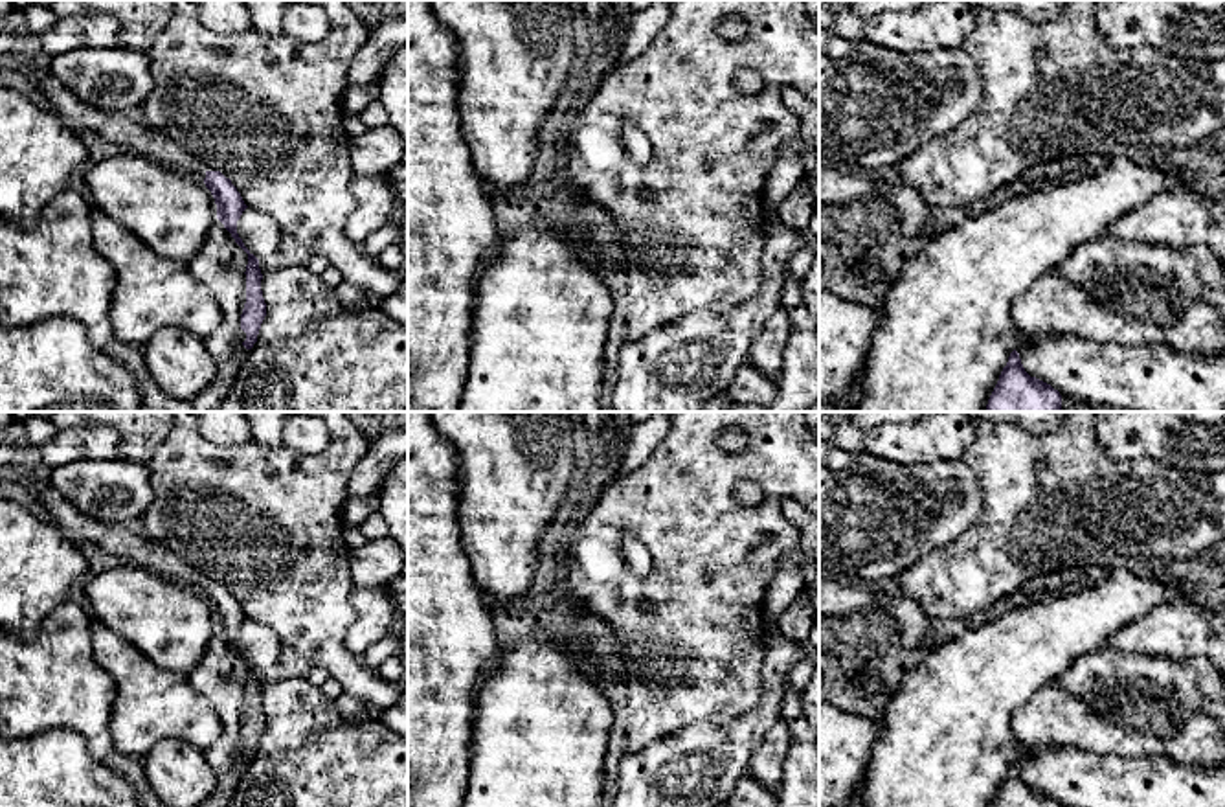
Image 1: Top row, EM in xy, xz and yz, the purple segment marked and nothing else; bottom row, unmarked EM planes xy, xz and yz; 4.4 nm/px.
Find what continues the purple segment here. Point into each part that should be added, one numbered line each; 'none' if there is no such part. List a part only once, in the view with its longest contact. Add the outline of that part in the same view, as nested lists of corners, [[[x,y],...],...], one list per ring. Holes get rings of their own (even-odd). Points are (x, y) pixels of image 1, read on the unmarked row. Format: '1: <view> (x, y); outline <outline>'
1: xy (127, 543); outline [[[50,482],[42,485],[42,500],[53,522],[75,542],[94,544],[116,555],[121,564],[145,568],[204,594],[206,581],[169,548],[149,539],[138,526],[99,522],[70,504]]]

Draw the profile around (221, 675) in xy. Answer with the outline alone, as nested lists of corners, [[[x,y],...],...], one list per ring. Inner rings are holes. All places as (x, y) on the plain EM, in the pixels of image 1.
[[[215,631],[200,664],[185,676],[222,722],[220,737],[204,750],[204,757],[217,774],[215,792],[198,807],[228,807],[233,789],[246,770],[241,726],[246,715],[248,665],[235,654],[224,636]]]

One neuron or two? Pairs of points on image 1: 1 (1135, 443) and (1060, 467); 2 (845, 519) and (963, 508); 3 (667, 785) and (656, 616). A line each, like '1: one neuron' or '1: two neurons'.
1: two neurons
2: one neuron
3: two neurons

